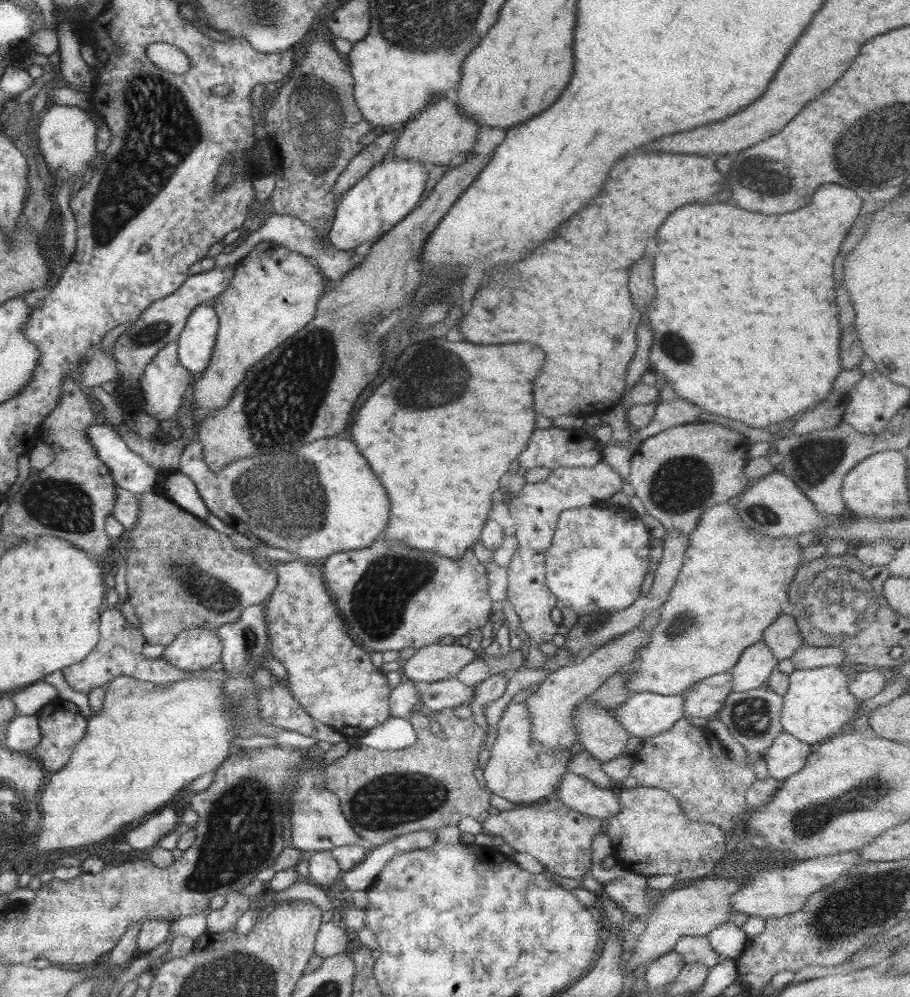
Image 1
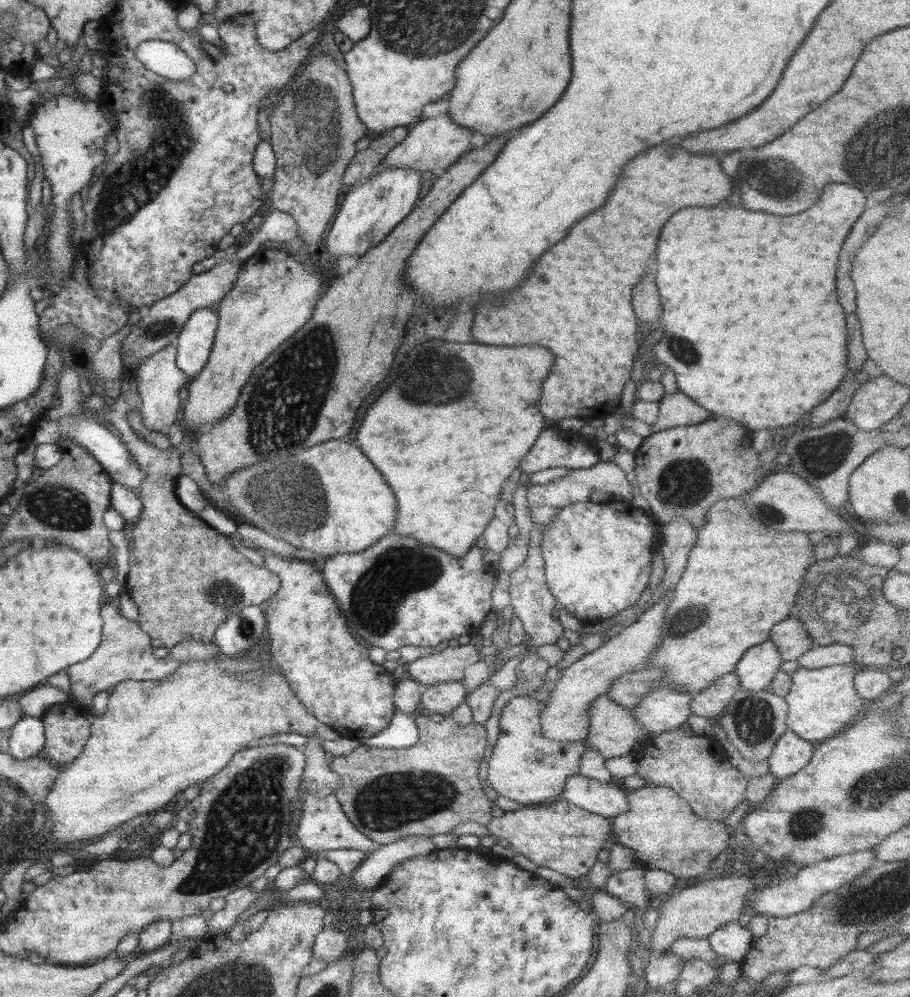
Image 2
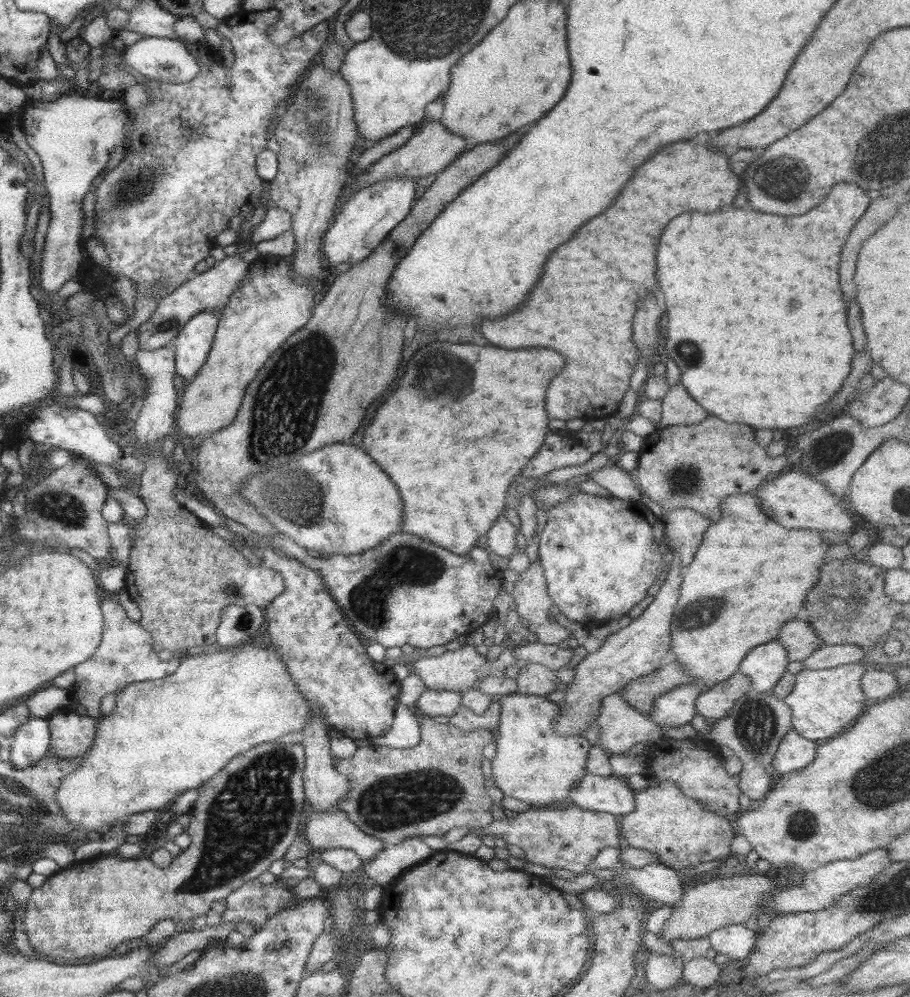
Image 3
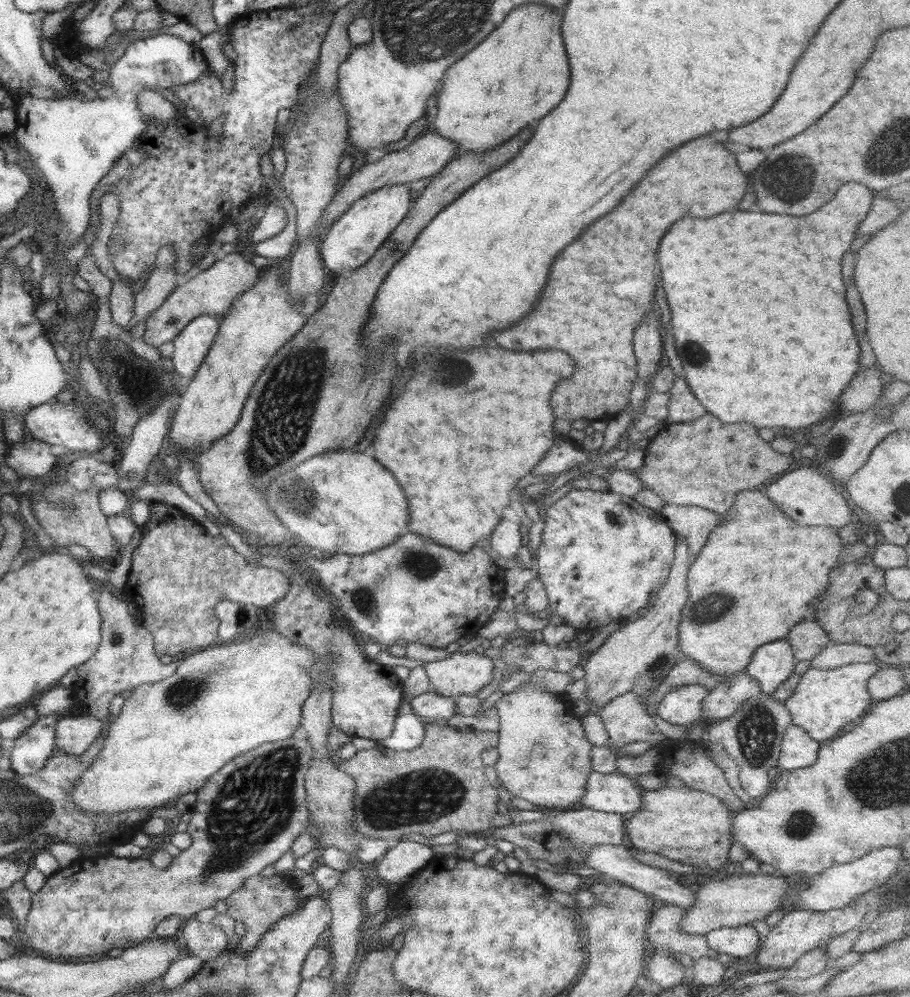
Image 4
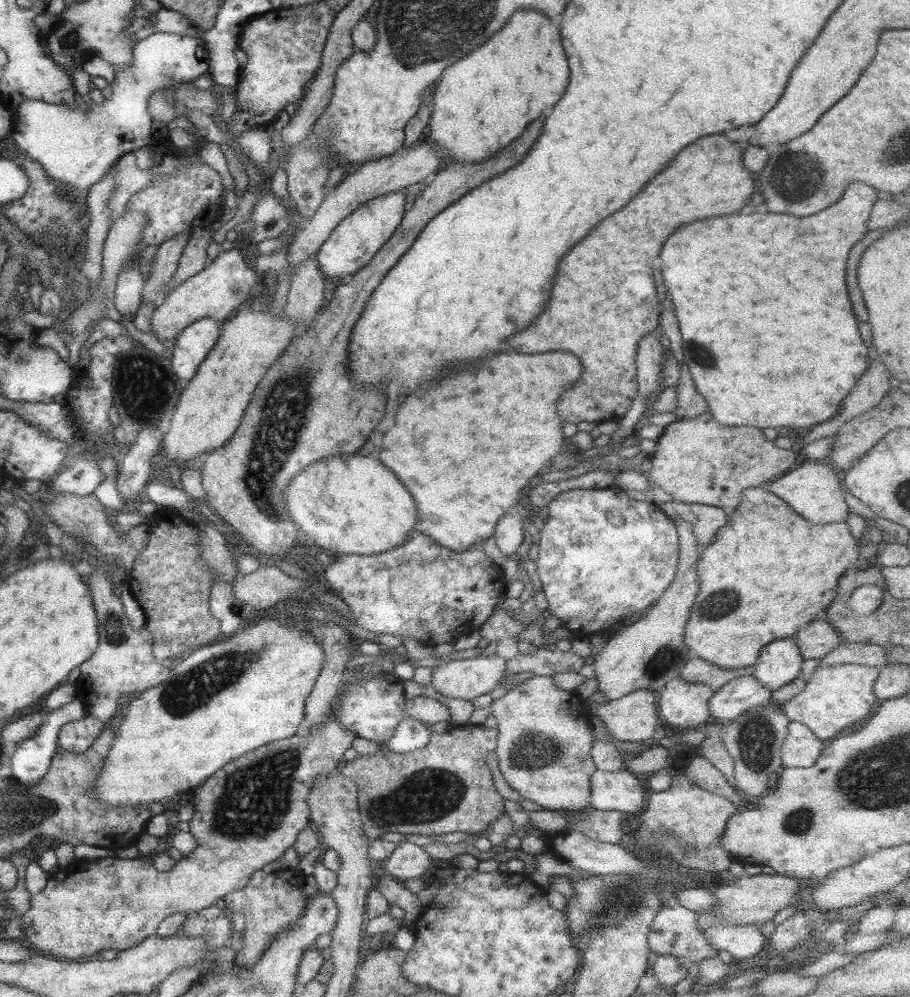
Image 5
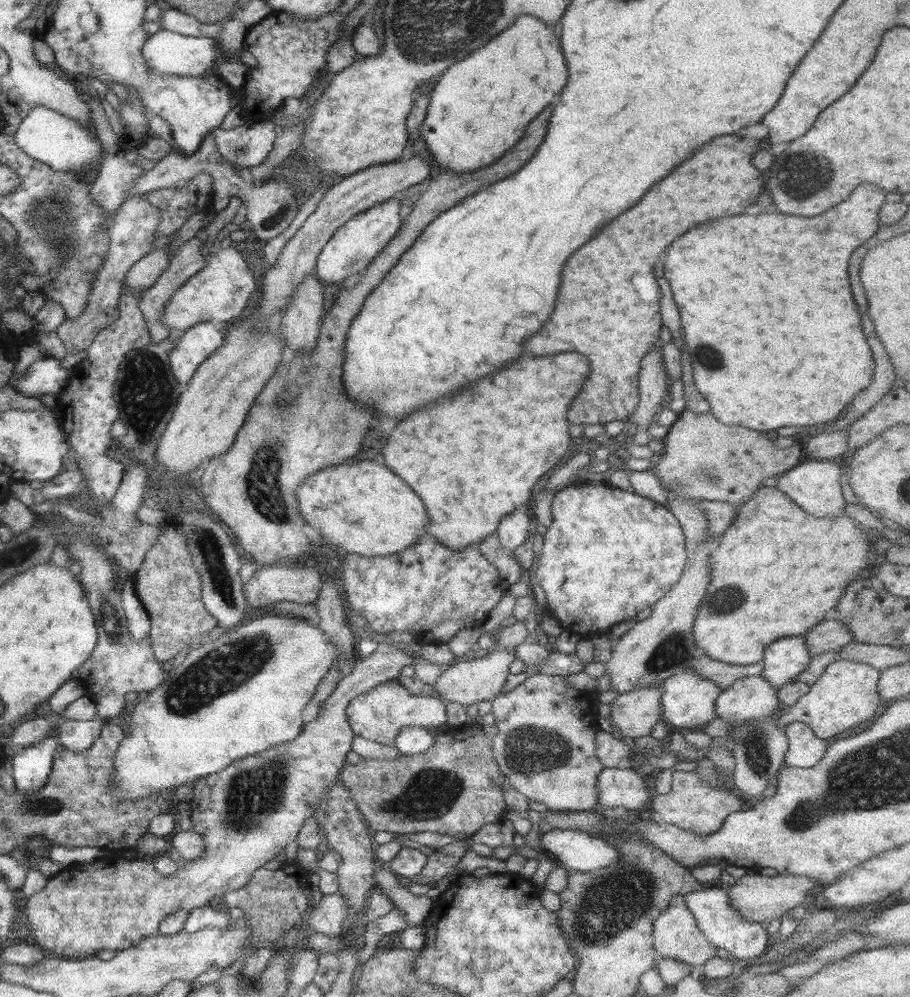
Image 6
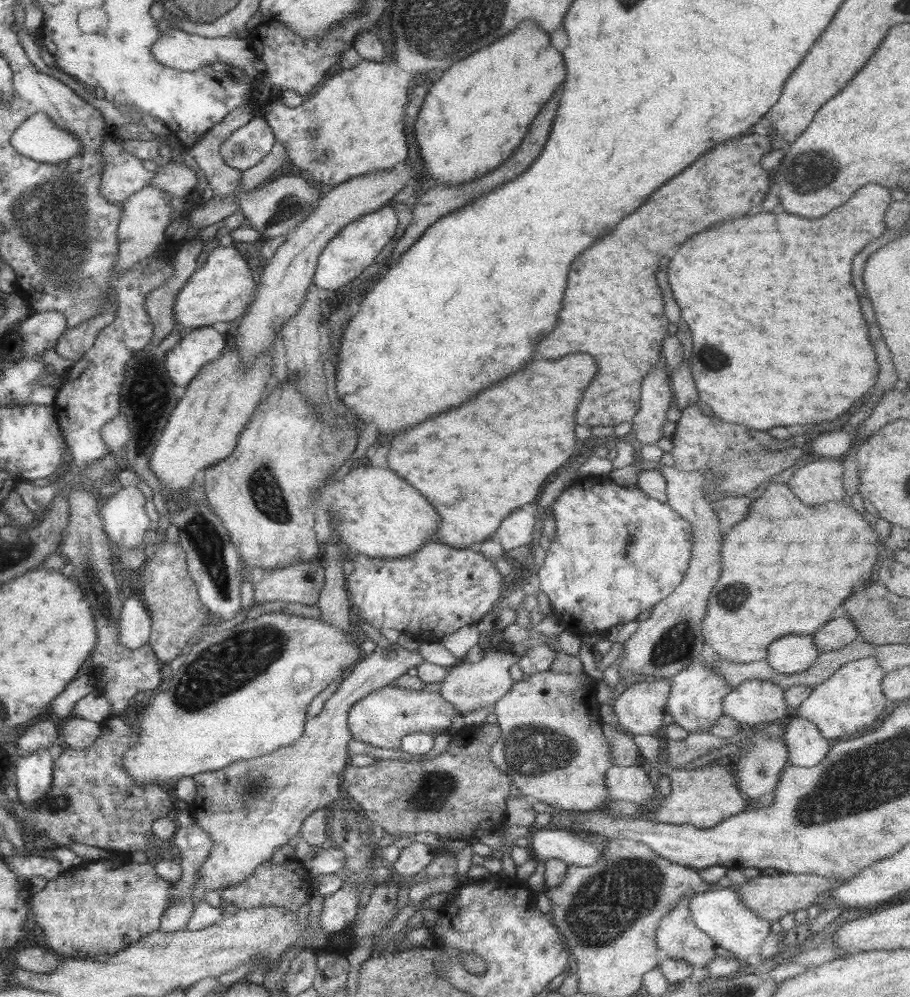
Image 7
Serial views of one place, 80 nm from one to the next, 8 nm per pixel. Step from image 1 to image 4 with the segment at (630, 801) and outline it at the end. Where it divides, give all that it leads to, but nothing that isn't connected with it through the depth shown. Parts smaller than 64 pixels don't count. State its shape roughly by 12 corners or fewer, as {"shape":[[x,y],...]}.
{"shape":[[668,777],[626,817],[632,850],[728,867],[732,813]]}

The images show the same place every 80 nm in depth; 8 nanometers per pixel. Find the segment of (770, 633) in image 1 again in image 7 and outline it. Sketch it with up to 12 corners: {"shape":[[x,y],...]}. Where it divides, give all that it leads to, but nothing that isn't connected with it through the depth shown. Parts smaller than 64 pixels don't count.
{"shape":[[847,617],[830,619],[813,635],[819,654],[854,642],[859,630]]}

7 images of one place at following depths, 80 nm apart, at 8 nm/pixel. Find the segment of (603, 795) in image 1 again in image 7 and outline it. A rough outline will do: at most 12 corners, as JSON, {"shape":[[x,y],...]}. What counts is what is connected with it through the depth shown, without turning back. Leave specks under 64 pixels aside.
{"shape":[[639,764],[606,772],[609,799],[649,806],[653,777]]}

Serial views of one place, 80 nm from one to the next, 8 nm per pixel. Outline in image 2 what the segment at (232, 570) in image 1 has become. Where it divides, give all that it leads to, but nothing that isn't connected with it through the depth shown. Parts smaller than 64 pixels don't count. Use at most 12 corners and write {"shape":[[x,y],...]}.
{"shape":[[101,413],[145,472],[126,592],[153,648],[211,642],[280,577],[175,493],[183,447],[134,433]]}

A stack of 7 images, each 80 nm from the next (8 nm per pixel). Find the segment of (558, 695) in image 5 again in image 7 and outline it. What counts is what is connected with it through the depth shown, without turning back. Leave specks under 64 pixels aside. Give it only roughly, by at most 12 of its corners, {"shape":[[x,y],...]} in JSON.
{"shape":[[548,670],[496,701],[491,762],[596,812],[613,764],[596,686]]}

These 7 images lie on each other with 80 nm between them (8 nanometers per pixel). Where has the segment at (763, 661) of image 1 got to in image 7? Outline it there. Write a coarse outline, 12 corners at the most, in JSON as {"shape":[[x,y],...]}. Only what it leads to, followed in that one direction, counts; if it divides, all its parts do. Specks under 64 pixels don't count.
{"shape":[[813,635],[770,643],[765,659],[783,675],[810,668],[818,655]]}

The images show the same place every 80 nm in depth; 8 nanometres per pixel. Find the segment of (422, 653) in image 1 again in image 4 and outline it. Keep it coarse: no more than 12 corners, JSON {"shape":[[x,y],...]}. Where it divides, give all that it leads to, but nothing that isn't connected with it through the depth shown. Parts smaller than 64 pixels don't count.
{"shape":[[474,650],[427,662],[432,690],[476,695],[499,680],[493,660]]}

